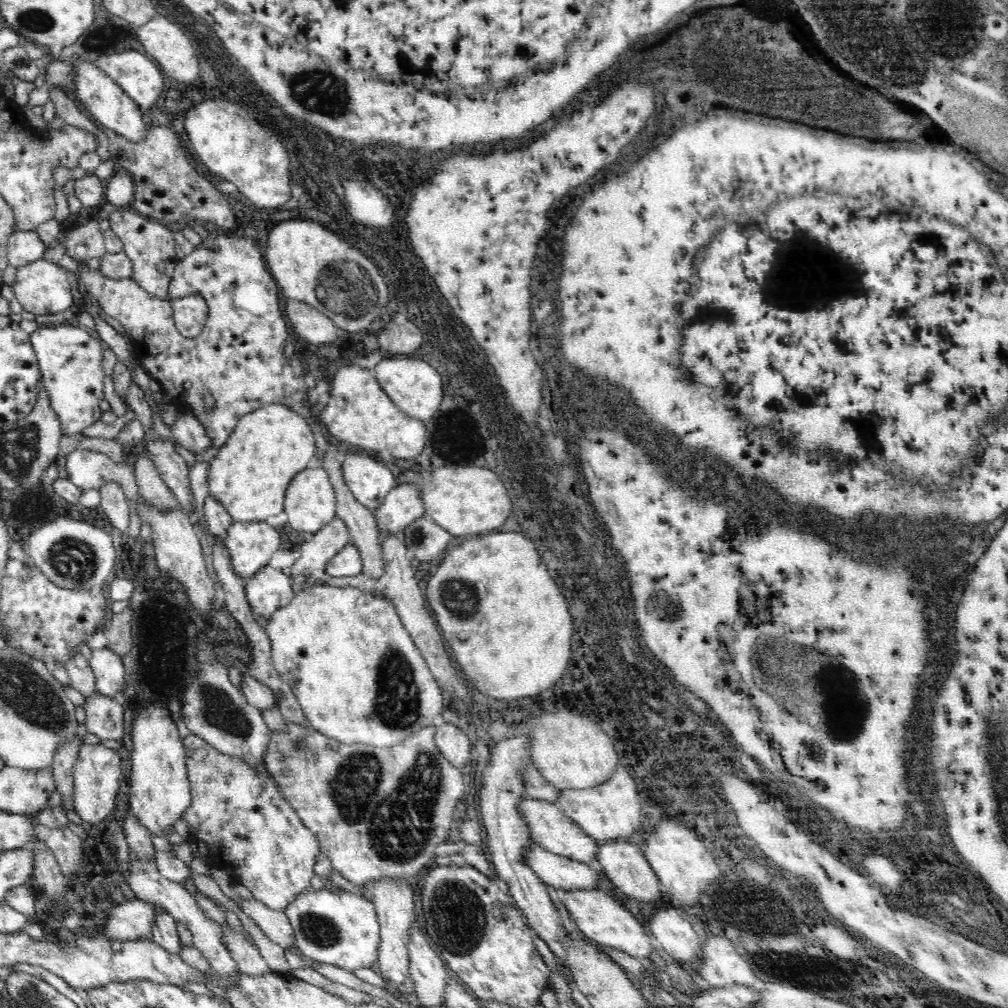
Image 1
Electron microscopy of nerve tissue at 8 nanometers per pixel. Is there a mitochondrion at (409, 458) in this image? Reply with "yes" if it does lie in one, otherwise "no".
no

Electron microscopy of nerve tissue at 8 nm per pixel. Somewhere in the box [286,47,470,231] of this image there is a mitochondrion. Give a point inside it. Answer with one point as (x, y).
(317, 86)

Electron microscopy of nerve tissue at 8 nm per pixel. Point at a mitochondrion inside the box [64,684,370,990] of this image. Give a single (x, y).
(321, 932)

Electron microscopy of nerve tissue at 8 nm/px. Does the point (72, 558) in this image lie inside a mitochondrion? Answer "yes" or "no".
yes

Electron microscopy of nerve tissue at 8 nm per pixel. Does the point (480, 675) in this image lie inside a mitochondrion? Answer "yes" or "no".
no

